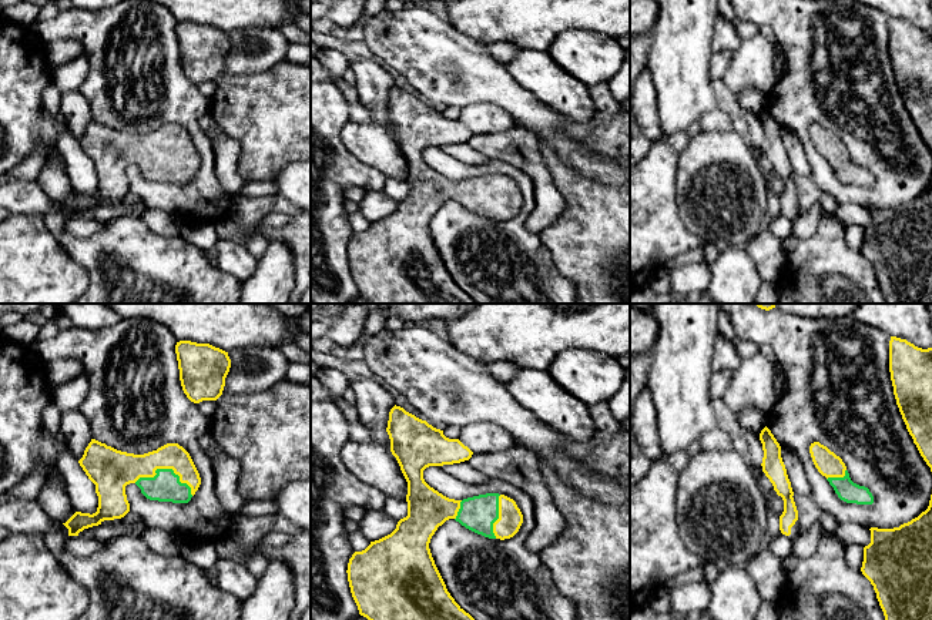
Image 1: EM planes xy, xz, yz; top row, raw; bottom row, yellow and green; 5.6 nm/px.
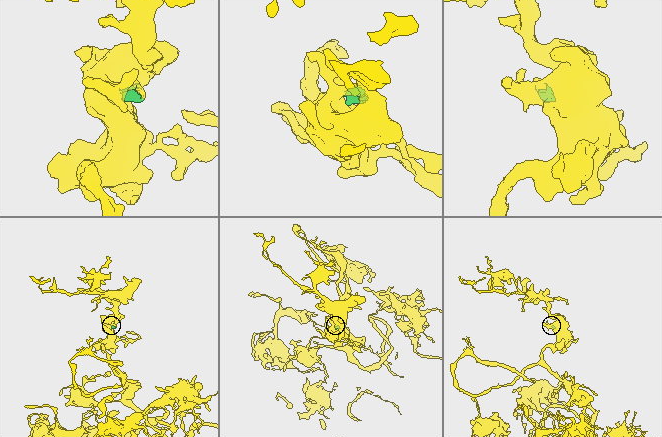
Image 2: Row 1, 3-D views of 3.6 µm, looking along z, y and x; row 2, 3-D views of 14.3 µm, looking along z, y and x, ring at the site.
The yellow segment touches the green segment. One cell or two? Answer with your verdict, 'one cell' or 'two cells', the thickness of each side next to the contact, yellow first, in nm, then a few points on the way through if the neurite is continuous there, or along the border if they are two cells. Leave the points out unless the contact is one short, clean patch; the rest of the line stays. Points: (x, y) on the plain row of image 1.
one cell | 190/170 nm

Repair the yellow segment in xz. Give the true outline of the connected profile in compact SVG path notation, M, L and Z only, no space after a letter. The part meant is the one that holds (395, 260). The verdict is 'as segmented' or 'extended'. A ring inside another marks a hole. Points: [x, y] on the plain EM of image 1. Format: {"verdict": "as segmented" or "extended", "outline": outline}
{"verdict": "extended", "outline": "M396 86L386 113L408 162L408 197L390 215L349 239L348 262L359 295L371 304L476 304L447 272L429 229L430 219L449 200L489 219L510 219L523 195L504 175L455 181L425 162L426 148L472 138L473 133L459 120L446 118L443 111Z"}

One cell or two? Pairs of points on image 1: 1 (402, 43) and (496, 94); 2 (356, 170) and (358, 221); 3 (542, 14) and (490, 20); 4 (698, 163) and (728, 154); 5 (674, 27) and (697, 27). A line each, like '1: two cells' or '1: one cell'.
1: one cell
2: two cells
3: one cell
4: one cell
5: one cell

